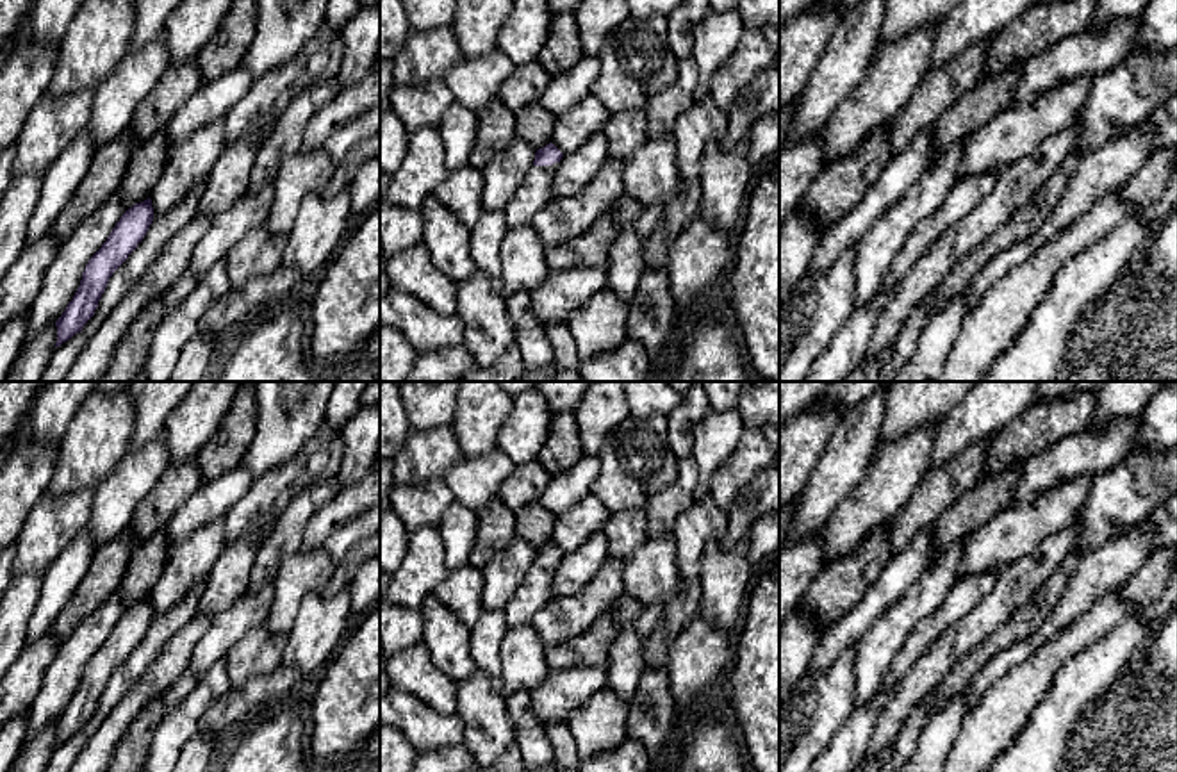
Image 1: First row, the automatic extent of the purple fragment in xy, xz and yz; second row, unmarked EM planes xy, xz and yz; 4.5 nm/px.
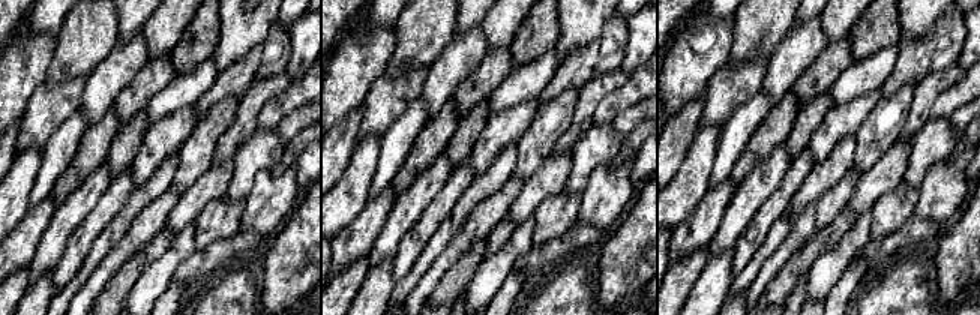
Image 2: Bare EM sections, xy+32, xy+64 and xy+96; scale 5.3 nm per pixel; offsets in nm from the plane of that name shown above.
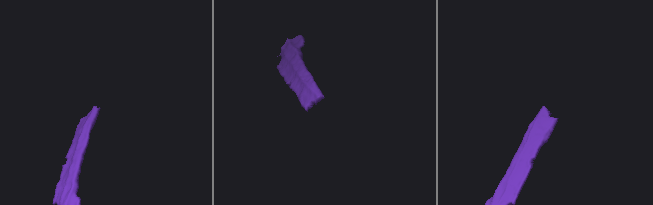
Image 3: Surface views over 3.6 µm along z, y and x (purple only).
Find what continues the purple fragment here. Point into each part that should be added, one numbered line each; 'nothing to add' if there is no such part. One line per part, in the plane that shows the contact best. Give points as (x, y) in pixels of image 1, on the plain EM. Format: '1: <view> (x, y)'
1: xz (535, 591)

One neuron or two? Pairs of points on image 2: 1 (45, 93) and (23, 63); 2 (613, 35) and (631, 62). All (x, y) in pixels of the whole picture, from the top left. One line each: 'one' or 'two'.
1: two
2: two

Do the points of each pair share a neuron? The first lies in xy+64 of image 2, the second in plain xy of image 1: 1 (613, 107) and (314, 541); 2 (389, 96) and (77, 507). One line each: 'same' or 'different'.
1: same
2: same

